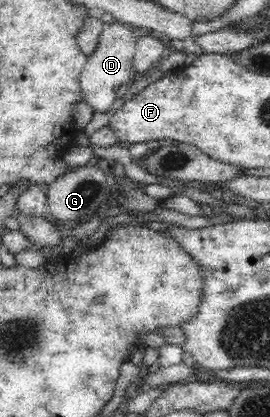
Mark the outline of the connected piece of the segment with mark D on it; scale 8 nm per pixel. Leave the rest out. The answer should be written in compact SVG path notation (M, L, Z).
M113 21L105 25L105 30L99 38L98 47L87 59L85 68L80 76L80 86L84 100L92 108L92 111L109 112L117 98L117 90L124 84L130 84L133 75L132 62L136 53L136 40L131 27Z

